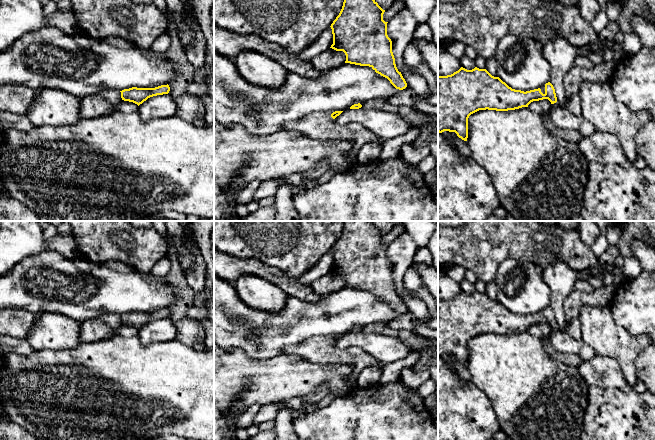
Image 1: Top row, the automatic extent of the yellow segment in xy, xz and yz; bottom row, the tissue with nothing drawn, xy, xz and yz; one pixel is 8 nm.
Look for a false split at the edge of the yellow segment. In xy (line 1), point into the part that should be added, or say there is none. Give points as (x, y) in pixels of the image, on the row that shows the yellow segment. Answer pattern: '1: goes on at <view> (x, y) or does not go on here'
1: does not go on here

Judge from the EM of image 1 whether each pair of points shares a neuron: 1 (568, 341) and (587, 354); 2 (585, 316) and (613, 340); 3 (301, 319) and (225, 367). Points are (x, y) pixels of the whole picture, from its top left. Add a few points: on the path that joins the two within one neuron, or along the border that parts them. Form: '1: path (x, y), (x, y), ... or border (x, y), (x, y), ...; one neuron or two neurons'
1: path (573, 346), (578, 346), (582, 349); one neuron
2: path (592, 321), (606, 335); one neuron
3: border (224, 349), (242, 349), (251, 357), (269, 358); two neurons

